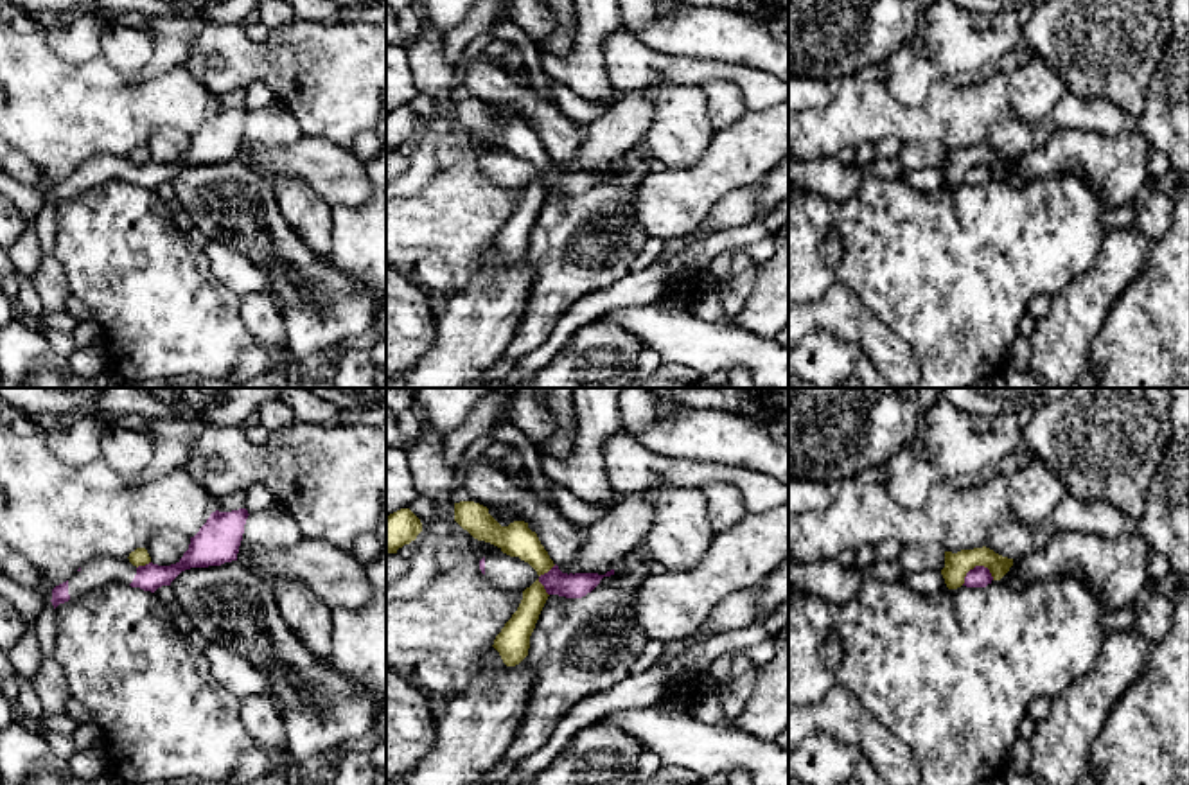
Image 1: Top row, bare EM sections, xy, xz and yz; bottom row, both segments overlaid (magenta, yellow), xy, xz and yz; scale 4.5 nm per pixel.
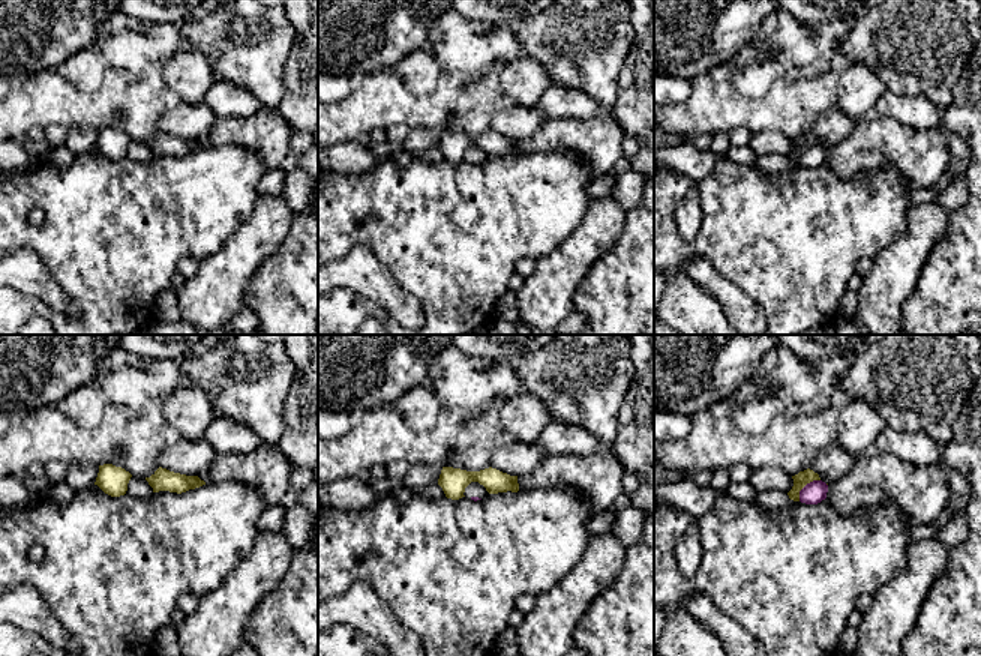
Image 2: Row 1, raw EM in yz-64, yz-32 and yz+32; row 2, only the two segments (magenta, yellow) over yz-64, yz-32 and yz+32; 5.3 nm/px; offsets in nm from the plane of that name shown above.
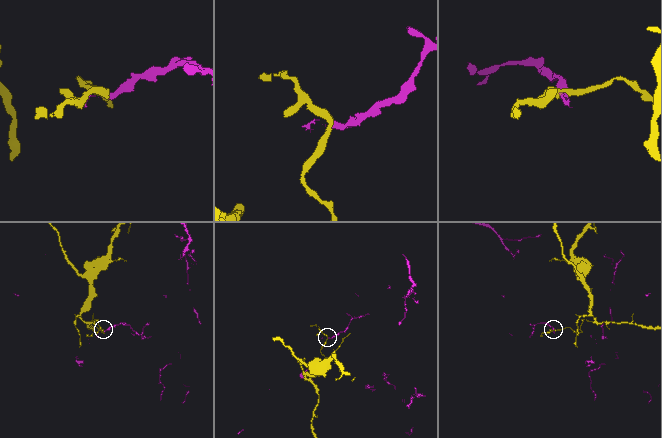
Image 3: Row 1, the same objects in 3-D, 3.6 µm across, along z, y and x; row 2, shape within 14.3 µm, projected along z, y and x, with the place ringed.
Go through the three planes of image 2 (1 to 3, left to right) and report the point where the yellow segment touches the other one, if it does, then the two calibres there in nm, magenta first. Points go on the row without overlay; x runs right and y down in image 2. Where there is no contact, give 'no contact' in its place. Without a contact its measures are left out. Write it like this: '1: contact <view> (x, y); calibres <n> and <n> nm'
1: no contact
2: no contact
3: contact yz+32 (804, 150); calibres 120 and 80 nm

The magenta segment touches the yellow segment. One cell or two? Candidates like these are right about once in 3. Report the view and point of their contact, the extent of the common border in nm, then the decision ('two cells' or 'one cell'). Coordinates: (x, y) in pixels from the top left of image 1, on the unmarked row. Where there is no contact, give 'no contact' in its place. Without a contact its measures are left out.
yz (976, 164) | 160 nm | two cells

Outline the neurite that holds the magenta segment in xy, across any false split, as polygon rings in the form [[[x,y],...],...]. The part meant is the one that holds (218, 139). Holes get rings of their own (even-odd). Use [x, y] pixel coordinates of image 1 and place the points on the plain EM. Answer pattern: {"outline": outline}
{"outline": [[[246,106],[212,110],[199,129],[190,135],[189,147],[183,154],[171,163],[149,160],[137,165],[129,156],[95,154],[79,165],[70,178],[56,183],[50,199],[56,207],[59,201],[75,198],[108,180],[122,180],[154,190],[162,183],[171,183],[185,167],[221,163],[237,158],[248,113]]]}

